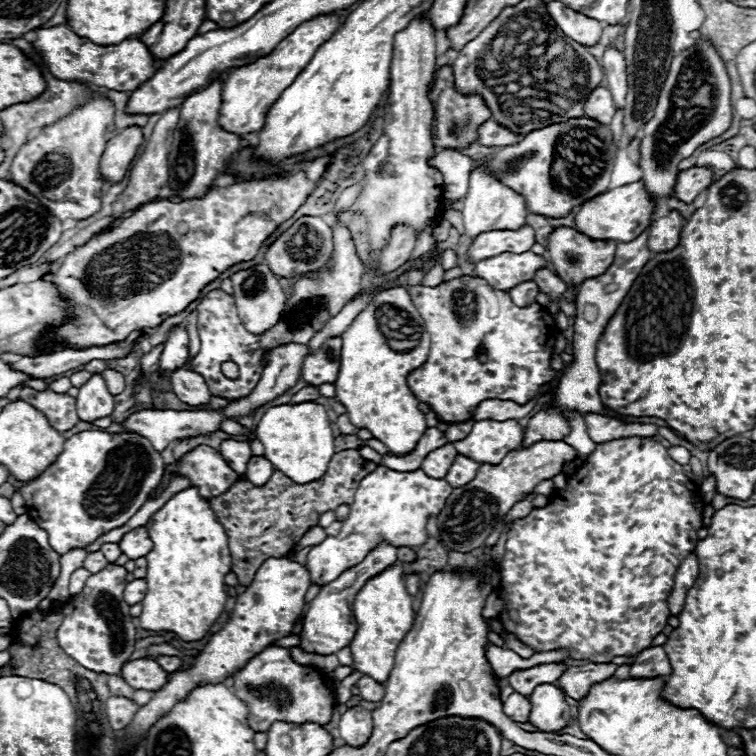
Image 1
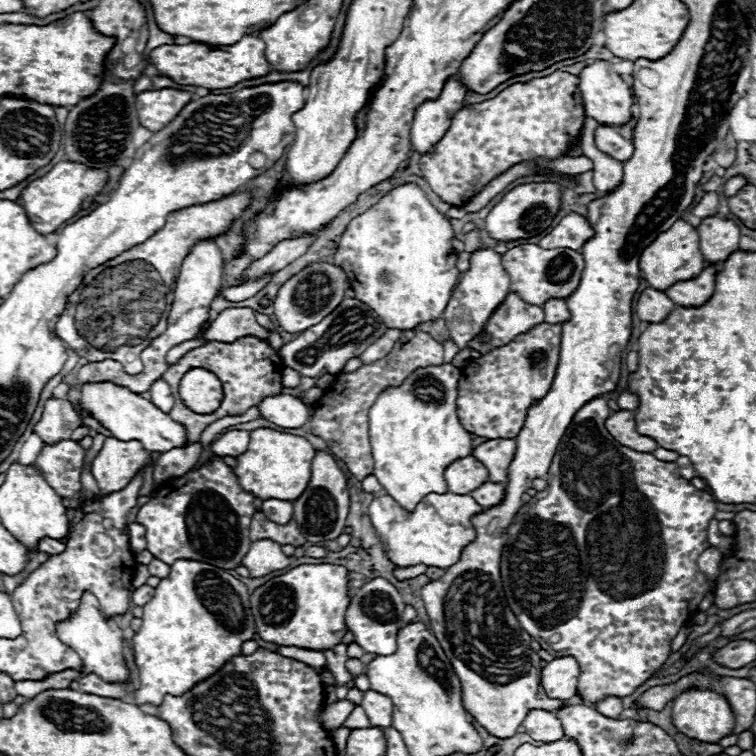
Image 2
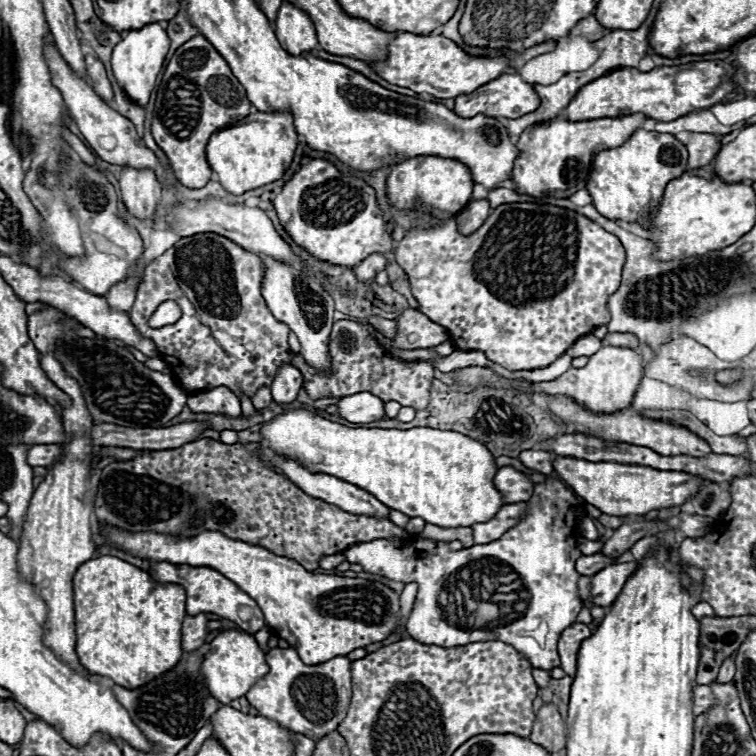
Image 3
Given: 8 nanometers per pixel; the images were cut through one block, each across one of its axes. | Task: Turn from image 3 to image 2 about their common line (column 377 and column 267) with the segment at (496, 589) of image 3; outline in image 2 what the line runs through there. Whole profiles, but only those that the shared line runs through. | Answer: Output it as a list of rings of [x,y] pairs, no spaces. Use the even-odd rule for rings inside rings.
[[[268,540],[252,542],[246,556],[242,558],[242,566],[250,570],[252,578],[260,578],[274,570],[286,568],[290,562],[292,562],[292,556],[286,556],[280,550],[280,546],[276,546],[276,542],[268,542]]]

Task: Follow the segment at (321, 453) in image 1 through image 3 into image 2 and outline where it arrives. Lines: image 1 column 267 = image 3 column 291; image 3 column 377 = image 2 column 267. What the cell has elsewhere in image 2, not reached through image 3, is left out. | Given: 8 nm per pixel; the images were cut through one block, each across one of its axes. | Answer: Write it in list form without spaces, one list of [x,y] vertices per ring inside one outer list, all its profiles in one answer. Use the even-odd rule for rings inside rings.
[[[256,428],[250,432],[248,450],[236,458],[238,466],[234,468],[234,474],[240,478],[244,490],[260,496],[262,500],[278,498],[294,502],[310,482],[310,464],[314,454],[316,450],[302,436],[284,434],[270,428]]]

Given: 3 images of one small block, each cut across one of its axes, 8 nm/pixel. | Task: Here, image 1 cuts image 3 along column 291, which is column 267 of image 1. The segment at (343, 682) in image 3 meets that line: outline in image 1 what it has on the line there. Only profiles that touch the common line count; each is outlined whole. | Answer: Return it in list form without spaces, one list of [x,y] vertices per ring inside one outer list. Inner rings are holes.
[[[280,646],[264,648],[260,654],[250,658],[244,664],[244,668],[234,674],[234,692],[236,696],[240,696],[250,704],[248,726],[254,732],[266,732],[274,720],[290,724],[304,724],[304,722],[326,724],[330,722],[336,704],[334,692],[330,690],[322,674],[312,666],[300,666],[292,662],[288,656],[288,648]],[[276,684],[282,690],[276,690]]]

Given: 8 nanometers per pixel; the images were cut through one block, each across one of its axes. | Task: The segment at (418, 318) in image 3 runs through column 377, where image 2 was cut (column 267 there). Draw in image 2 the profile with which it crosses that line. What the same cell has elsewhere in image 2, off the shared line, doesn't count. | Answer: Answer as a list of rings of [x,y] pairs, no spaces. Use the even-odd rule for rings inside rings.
[[[228,308],[218,314],[216,320],[210,322],[206,330],[202,330],[196,338],[206,342],[234,342],[238,338],[256,336],[266,340],[269,333],[256,321],[250,308]]]

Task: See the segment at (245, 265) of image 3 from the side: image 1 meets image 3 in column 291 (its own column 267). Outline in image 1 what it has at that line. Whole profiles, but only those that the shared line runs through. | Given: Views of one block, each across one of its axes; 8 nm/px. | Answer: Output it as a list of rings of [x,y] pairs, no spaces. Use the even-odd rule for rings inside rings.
[[[218,288],[218,290],[208,292],[200,300],[200,304],[198,304],[198,334],[200,334],[200,352],[190,360],[190,368],[204,376],[204,380],[208,382],[208,390],[212,390],[212,396],[228,398],[228,400],[248,396],[260,382],[262,370],[268,360],[268,352],[260,348],[262,334],[260,336],[252,334],[242,326],[234,298],[230,294],[226,294]],[[226,360],[232,360],[238,364],[240,374],[236,380],[230,380],[222,374],[220,364]]]

